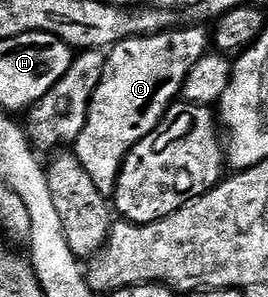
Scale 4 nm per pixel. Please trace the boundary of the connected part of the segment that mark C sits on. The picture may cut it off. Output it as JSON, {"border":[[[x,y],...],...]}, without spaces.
{"border":[[[181,24],[162,34],[128,38],[106,53],[103,80],[87,112],[87,124],[79,132],[75,153],[79,164],[87,168],[95,188],[107,200],[112,199],[125,158],[163,120],[169,107],[181,98],[187,72],[206,54],[211,34],[201,24]]]}

